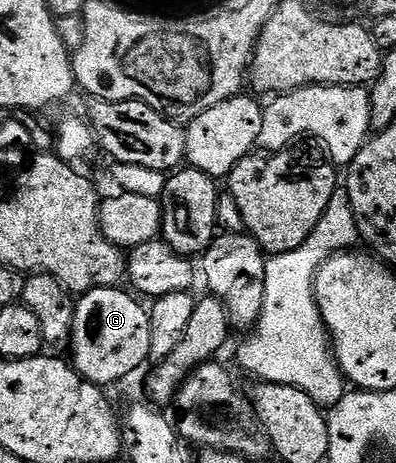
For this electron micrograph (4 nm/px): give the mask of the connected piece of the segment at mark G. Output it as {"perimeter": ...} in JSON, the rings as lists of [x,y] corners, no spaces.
{"perimeter":[[[101,286],[81,295],[74,303],[69,357],[79,376],[96,386],[110,388],[113,382],[147,365],[150,357],[150,315],[147,307],[142,307],[139,299],[130,294],[125,294],[122,288]]]}

